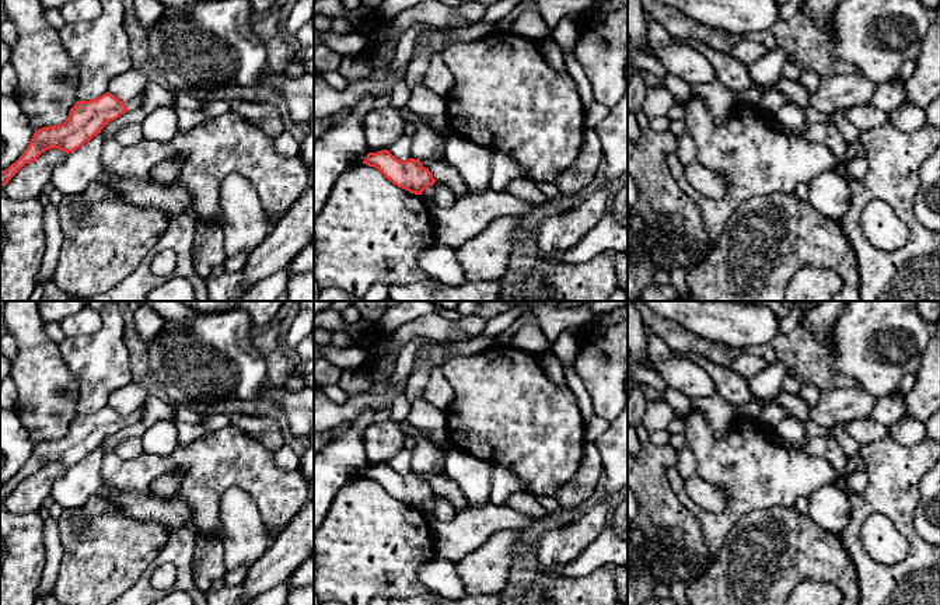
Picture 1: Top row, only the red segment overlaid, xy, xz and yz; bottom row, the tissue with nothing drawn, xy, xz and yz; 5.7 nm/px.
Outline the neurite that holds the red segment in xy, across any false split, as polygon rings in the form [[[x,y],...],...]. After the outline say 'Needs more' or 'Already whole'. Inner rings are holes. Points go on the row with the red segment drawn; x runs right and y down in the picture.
[[[111,92],[92,101],[77,101],[63,123],[35,130],[24,154],[7,169],[0,171],[0,186],[6,186],[25,164],[35,161],[46,150],[73,153],[101,133],[108,122],[139,108],[141,108],[141,92],[127,104]]]. Needs more

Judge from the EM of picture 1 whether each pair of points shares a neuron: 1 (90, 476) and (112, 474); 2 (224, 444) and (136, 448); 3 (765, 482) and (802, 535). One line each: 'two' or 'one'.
1: two
2: two
3: two

